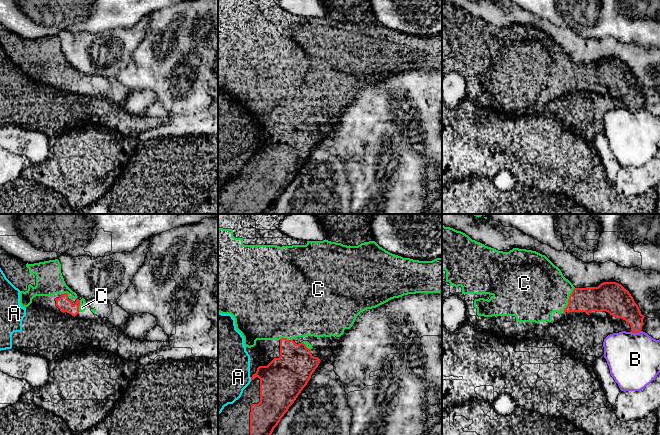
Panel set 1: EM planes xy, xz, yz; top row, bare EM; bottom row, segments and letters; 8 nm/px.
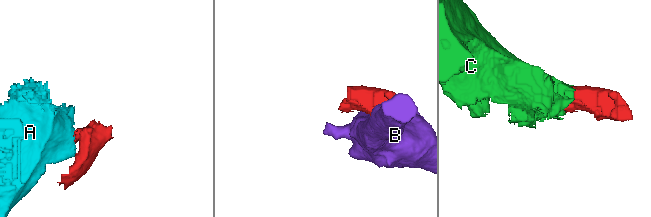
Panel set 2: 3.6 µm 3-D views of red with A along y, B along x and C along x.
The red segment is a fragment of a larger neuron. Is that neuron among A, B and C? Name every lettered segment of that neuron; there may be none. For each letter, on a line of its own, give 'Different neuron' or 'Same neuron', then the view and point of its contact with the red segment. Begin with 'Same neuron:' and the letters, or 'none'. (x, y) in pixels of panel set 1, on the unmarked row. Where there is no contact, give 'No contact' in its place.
Same neuron: C
A: Different neuron. Touches red at xz (251, 155)
B: Different neuron. Touches red at yz (635, 108)
C: Same neuron. Touches red at yz (569, 75)

